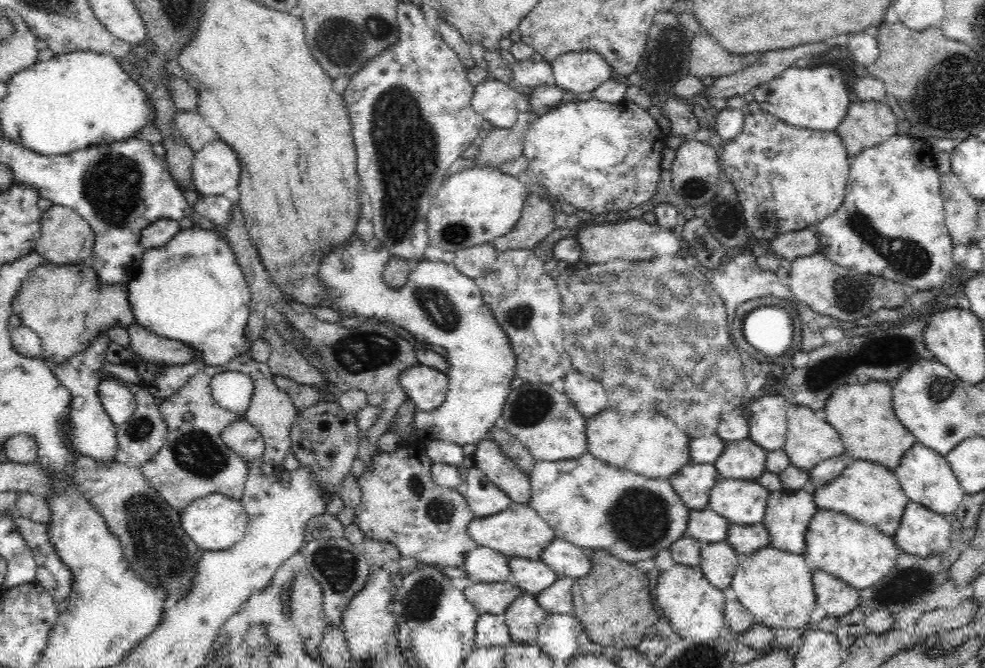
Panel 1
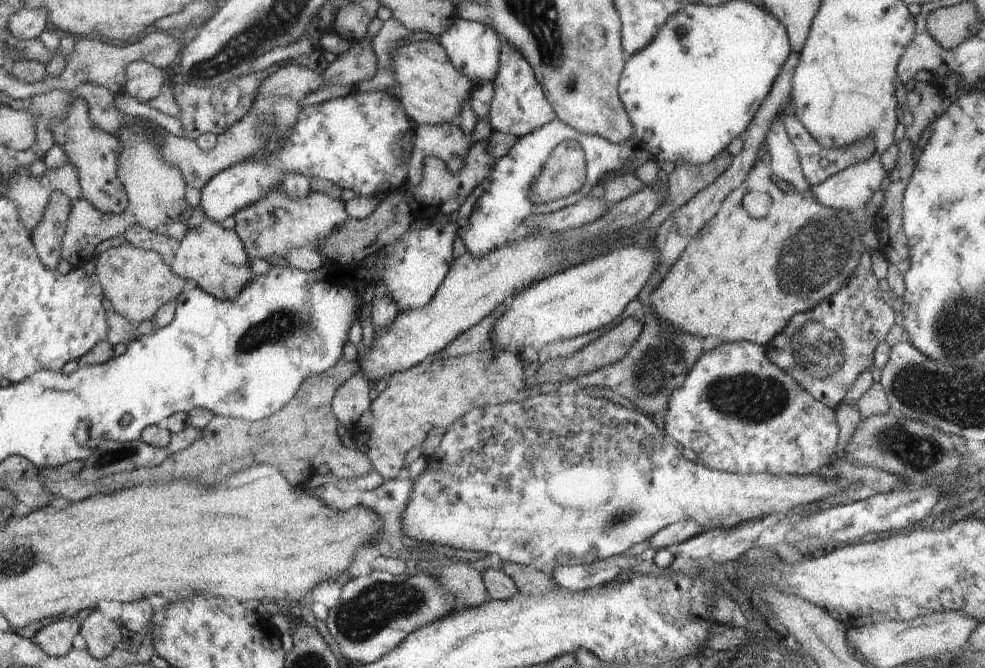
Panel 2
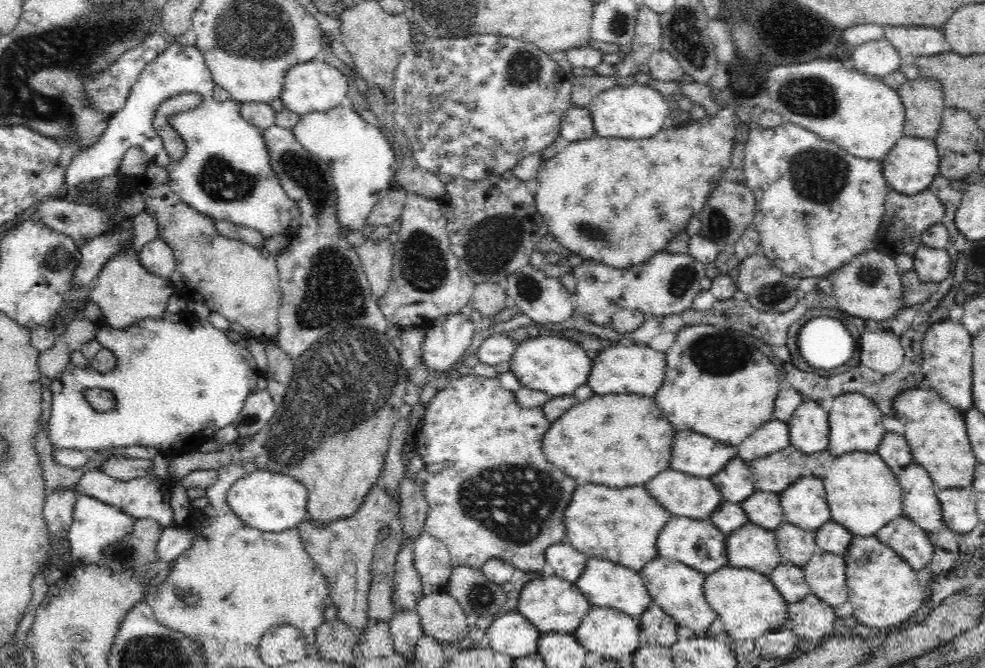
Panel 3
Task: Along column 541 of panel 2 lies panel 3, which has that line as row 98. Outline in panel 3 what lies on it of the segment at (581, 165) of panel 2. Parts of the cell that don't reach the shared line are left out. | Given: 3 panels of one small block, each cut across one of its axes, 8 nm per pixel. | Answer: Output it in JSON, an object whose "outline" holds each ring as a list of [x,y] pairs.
{"outline":[[[182,92],[182,94],[176,94],[174,98],[164,100],[156,110],[153,121],[154,129],[161,136],[164,148],[170,155],[170,160],[174,162],[180,160],[180,158],[184,158],[186,143],[176,133],[174,127],[170,126],[170,118],[174,118],[175,115],[184,113],[186,110],[198,108],[200,104],[202,104],[201,94],[197,92]]]}

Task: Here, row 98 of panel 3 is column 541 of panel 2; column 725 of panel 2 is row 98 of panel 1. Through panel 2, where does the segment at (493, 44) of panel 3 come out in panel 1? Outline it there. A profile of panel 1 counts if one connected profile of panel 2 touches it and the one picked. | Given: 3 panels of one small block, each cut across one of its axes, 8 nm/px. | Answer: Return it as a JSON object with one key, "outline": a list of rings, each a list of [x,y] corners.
{"outline":[[[488,78],[475,86],[472,108],[494,128],[510,129],[517,122],[516,98],[518,87]]]}

